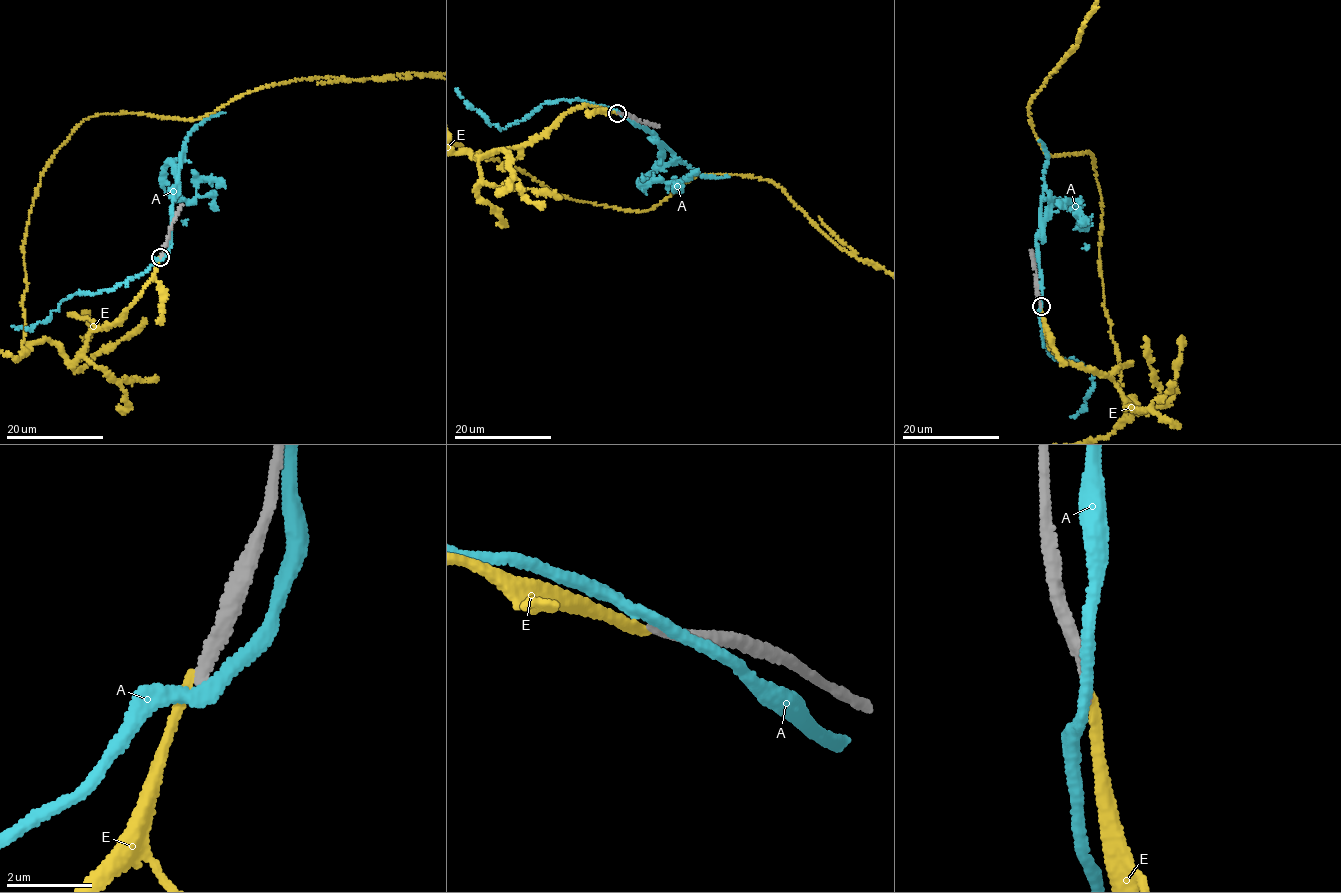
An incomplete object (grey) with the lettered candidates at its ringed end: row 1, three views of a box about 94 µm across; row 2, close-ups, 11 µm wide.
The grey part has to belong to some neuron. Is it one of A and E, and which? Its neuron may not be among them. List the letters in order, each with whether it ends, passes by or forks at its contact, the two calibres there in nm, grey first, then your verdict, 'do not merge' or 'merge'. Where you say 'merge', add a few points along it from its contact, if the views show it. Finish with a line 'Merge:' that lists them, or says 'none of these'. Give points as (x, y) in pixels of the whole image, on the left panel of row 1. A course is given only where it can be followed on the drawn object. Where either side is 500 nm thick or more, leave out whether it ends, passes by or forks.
A: it passes by | 260/320 nm | do not merge
E: it ends | 240/240 nm | merge
Merge: E

